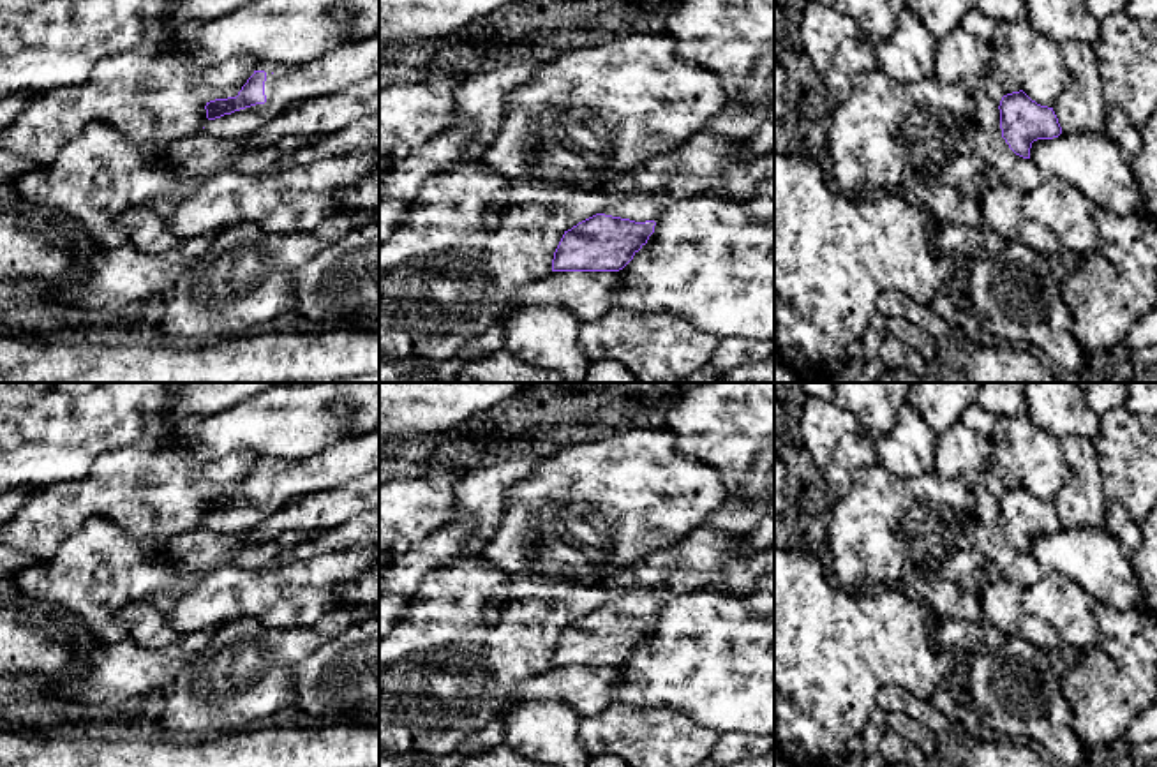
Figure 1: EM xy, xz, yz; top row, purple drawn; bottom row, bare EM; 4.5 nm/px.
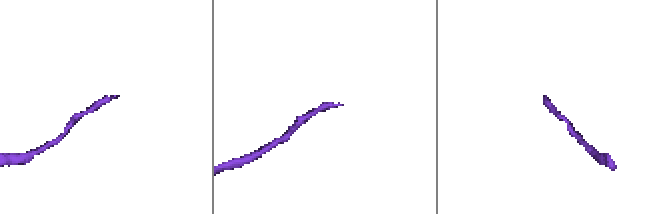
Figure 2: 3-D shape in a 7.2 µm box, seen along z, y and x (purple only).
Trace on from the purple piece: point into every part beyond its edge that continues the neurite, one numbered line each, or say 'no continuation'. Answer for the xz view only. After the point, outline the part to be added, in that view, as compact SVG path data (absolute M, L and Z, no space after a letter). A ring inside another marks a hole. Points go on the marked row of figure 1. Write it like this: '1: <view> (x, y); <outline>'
1: xz (639, 207); M644 192L616 196L616 199L601 212L605 215L630 219L635 222L656 220L665 210L667 201L660 196Z

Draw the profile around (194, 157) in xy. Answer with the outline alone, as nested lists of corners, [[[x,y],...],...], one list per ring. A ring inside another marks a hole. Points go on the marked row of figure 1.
[[[205,129],[175,141],[166,153],[152,157],[150,166],[171,164],[187,190],[205,178],[228,168],[245,175],[263,175],[273,169],[282,159],[291,159],[298,143],[282,143],[270,148],[247,148],[243,139],[217,141]]]

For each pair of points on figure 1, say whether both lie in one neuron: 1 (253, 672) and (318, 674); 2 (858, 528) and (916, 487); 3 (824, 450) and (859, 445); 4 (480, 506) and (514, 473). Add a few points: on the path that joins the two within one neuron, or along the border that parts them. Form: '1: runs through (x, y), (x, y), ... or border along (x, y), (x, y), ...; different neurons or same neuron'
1: border along (320, 644), (291, 672), (291, 704); different neurons
2: runs through (872, 513), (886, 499), (902, 492); same neuron
3: border along (861, 429), (840, 439), (831, 462); different neurons
4: runs through (487, 498), (505, 480); same neuron

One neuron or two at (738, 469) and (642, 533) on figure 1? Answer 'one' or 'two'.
two

